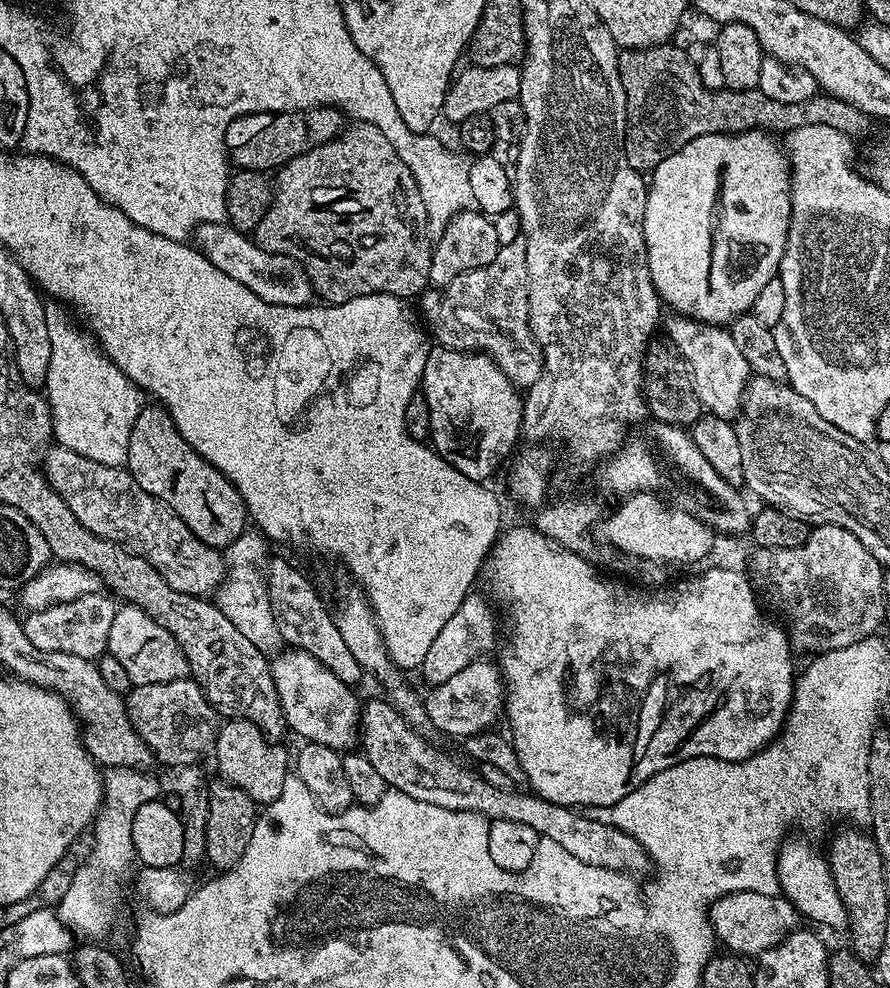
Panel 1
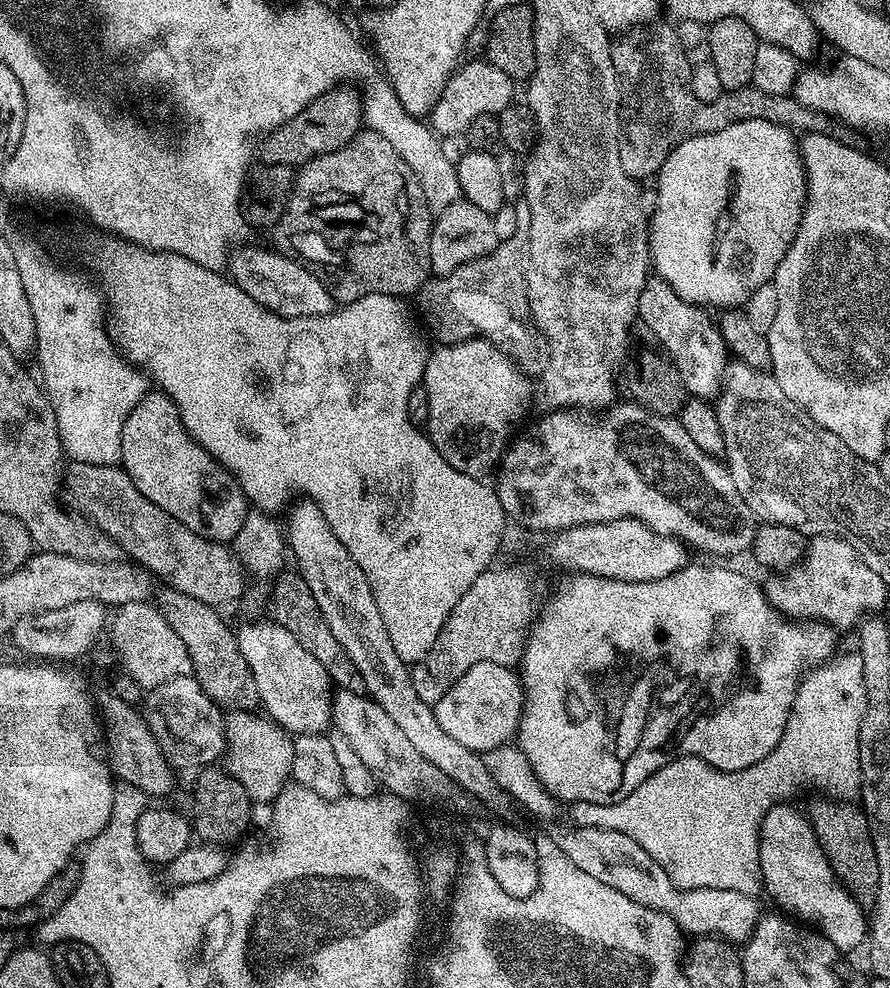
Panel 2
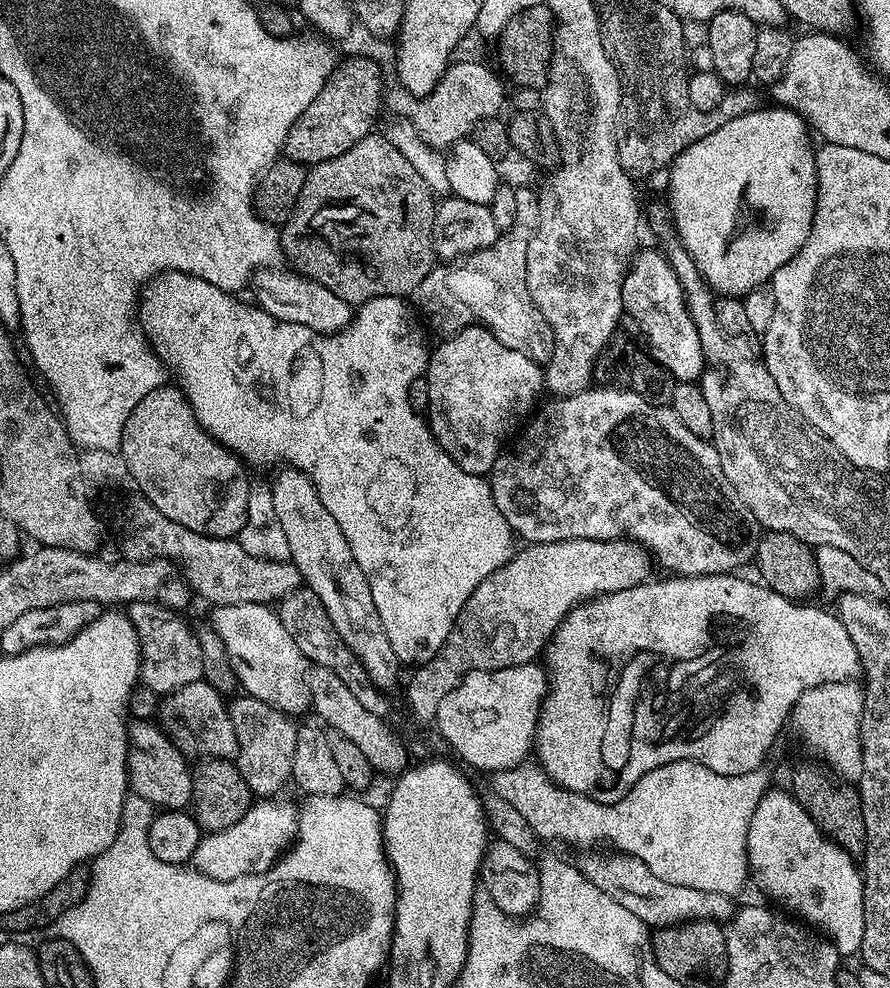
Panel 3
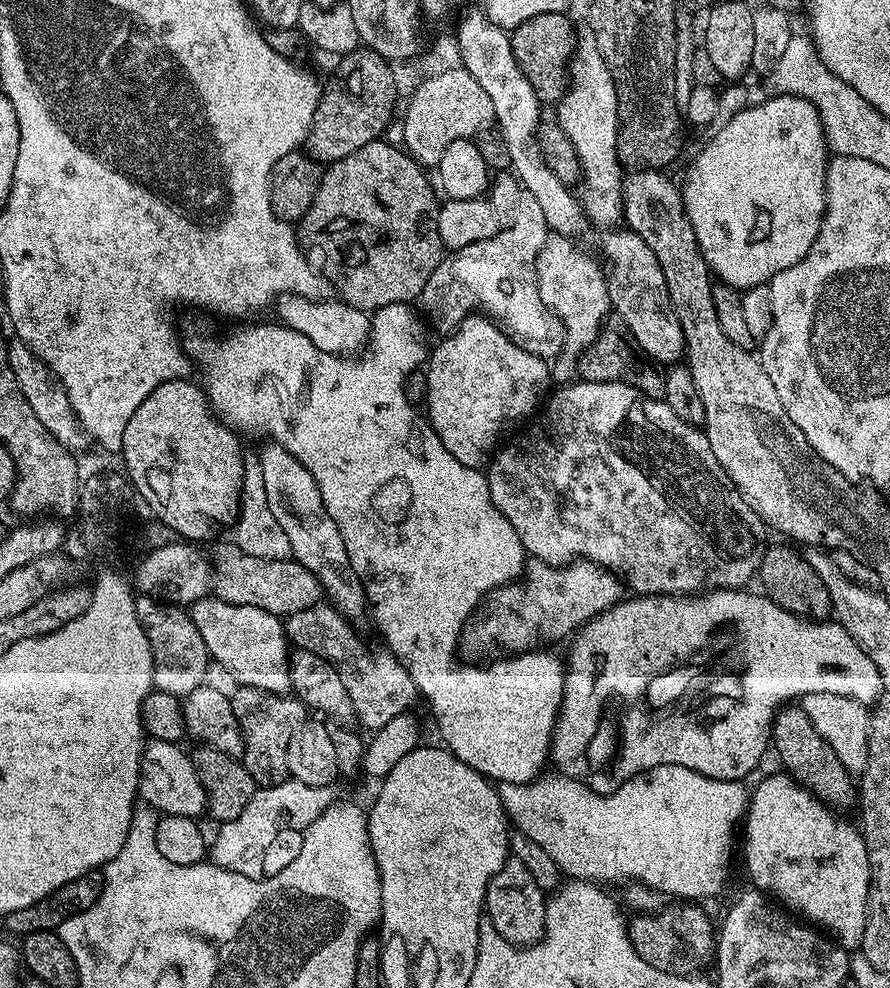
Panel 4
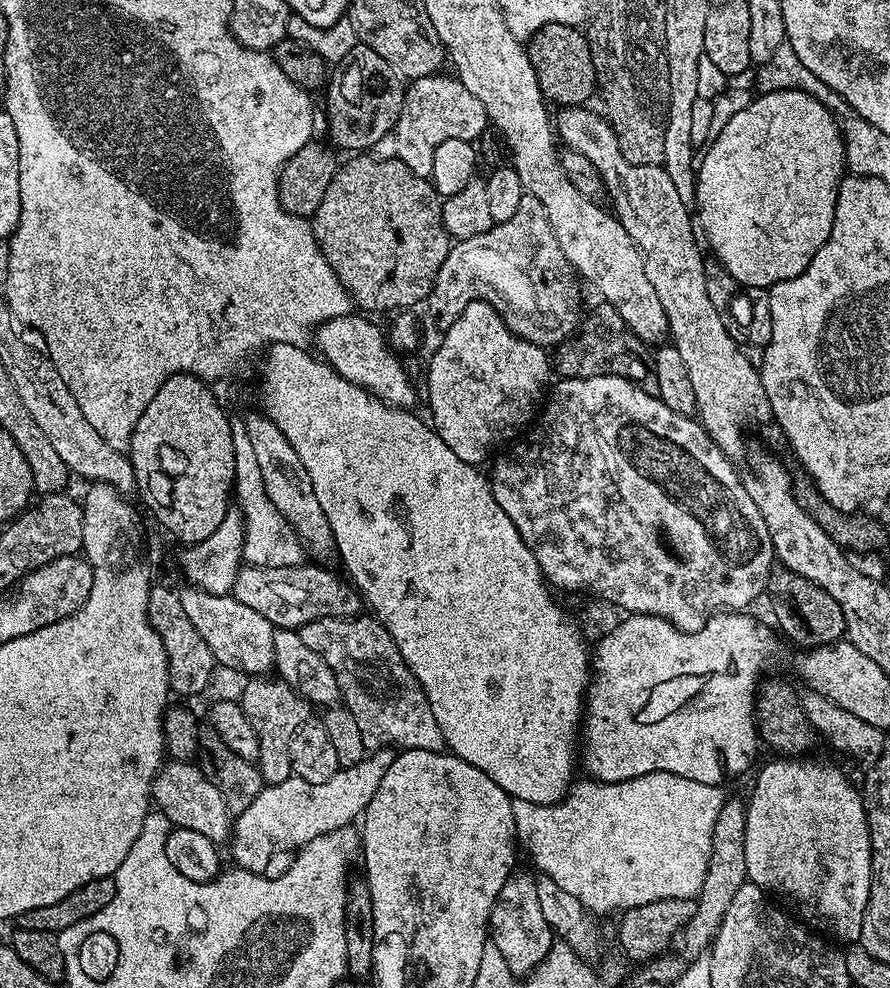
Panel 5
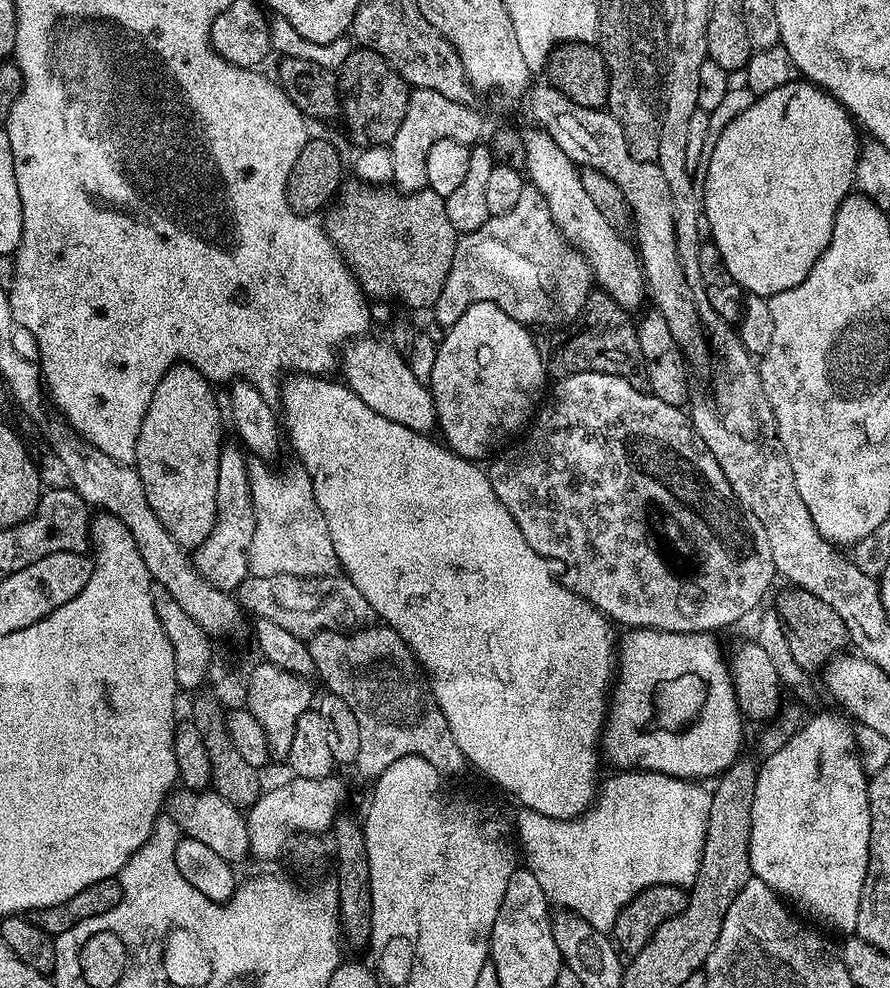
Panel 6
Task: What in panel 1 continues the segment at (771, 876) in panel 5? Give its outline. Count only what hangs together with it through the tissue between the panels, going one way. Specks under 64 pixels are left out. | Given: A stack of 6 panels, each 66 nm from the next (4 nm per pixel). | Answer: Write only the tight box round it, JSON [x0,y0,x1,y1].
[776,839,848,928]

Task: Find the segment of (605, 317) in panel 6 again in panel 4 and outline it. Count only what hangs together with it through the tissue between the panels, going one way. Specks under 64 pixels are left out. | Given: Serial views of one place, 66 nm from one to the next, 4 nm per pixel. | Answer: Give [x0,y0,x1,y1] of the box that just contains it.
[575,315,664,400]

